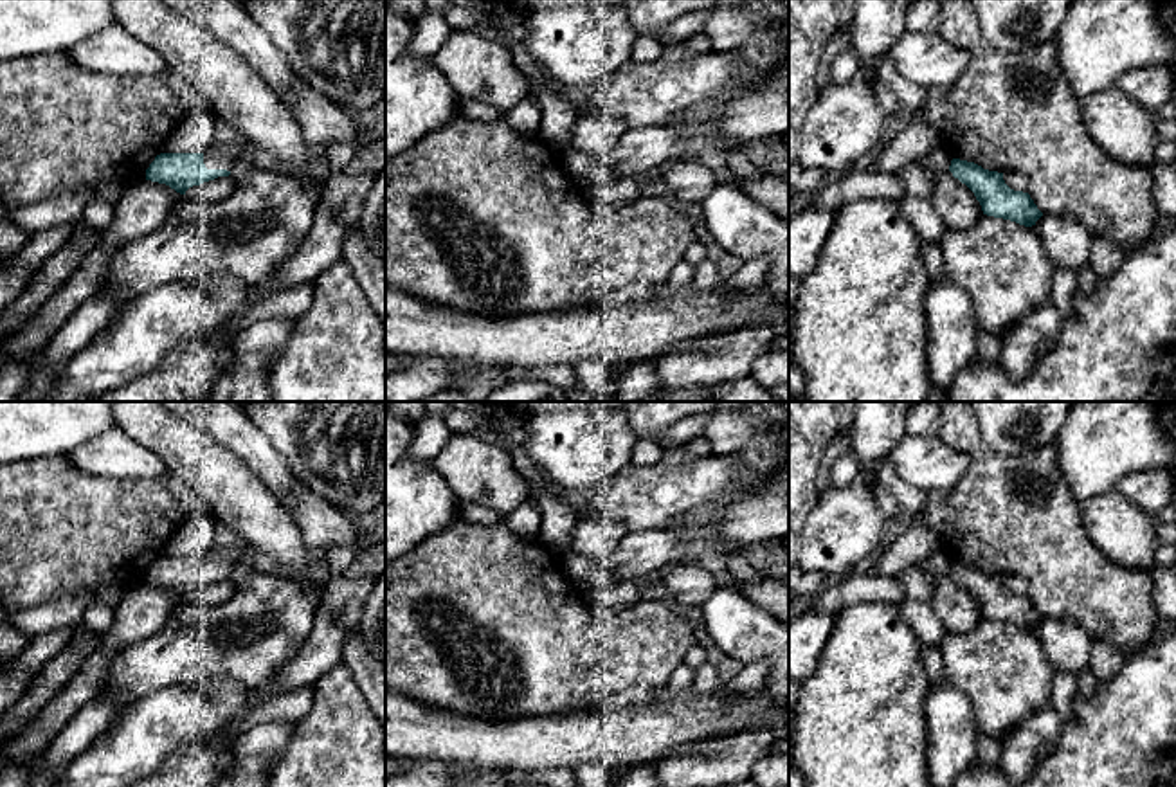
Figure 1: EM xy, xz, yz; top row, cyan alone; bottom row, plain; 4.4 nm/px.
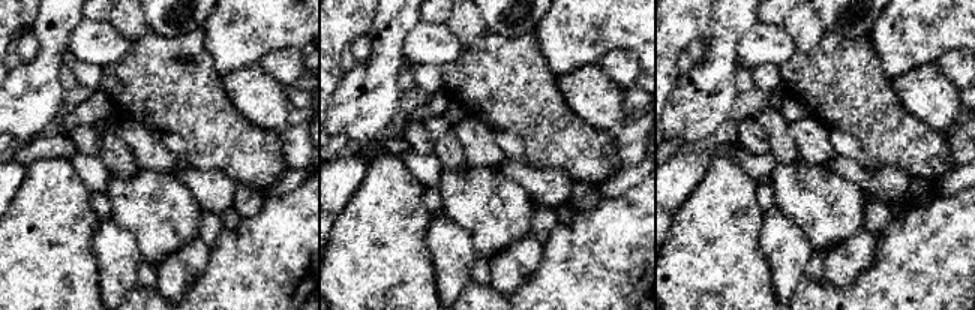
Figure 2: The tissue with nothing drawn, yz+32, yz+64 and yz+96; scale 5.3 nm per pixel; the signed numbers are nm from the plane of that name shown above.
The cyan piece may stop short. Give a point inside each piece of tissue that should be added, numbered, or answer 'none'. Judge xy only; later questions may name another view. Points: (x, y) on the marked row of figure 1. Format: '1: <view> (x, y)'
1: xy (222, 155)

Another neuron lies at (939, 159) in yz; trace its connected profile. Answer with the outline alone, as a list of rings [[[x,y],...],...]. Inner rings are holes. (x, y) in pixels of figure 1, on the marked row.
[[[938,146],[931,153],[927,153],[920,160],[920,164],[927,173],[936,175],[938,171],[949,169],[951,160],[953,160],[951,155],[942,146]]]

